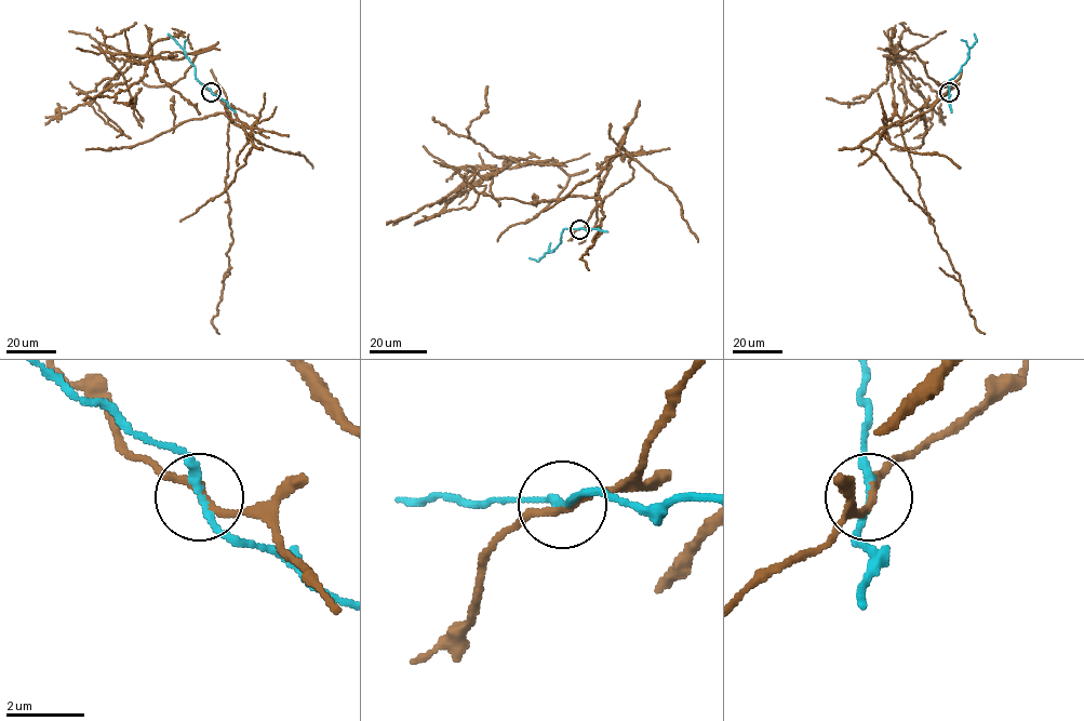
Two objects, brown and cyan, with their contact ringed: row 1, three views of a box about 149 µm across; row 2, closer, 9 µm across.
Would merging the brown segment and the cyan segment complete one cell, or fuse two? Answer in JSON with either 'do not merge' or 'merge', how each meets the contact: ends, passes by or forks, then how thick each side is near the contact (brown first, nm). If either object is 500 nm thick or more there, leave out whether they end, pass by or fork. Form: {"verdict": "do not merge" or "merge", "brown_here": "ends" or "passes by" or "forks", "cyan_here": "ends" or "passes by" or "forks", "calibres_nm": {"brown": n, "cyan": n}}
{"verdict": "do not merge", "brown_here": "passes by", "cyan_here": "passes by", "calibres_nm": {"brown": 200, "cyan": 170}}

